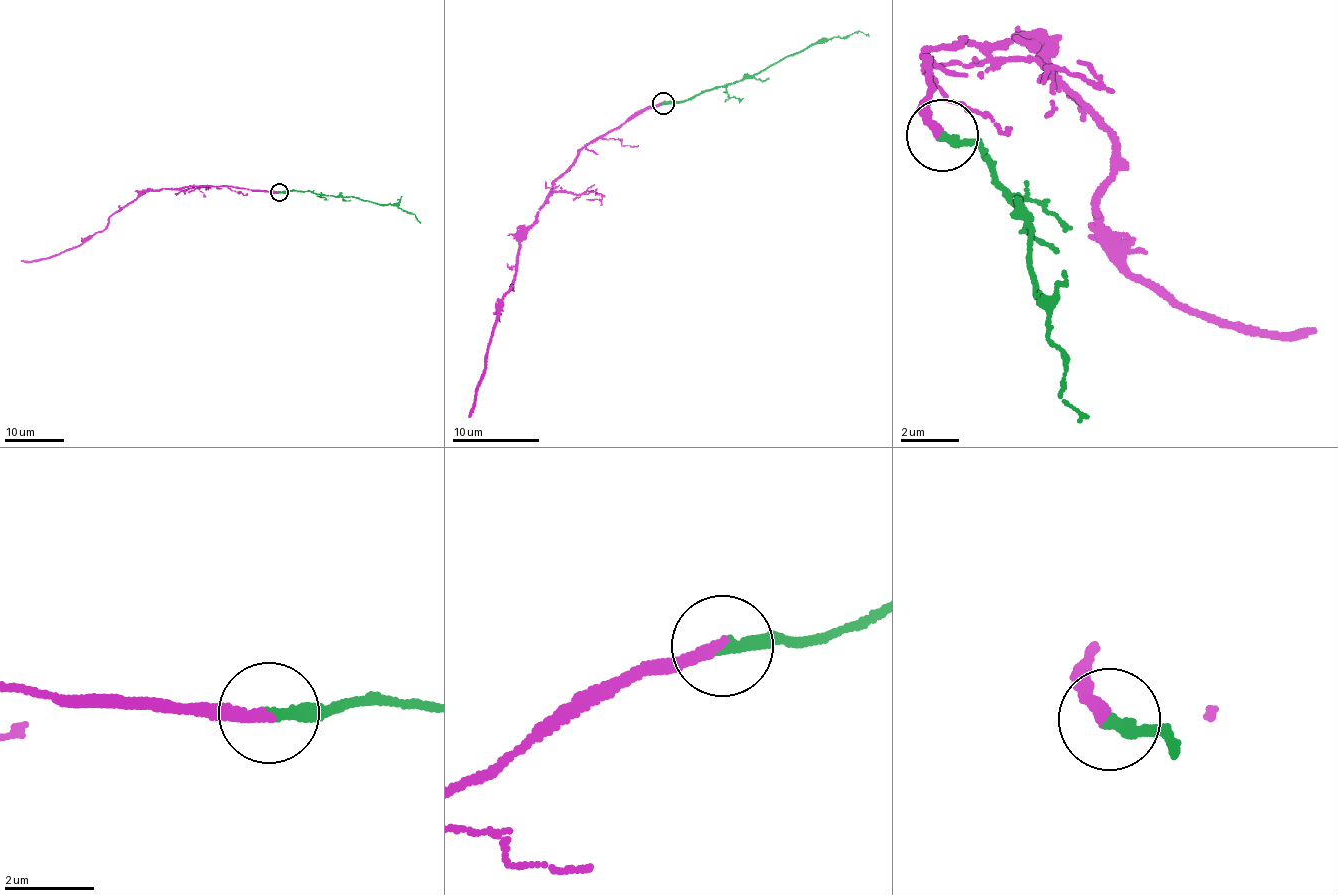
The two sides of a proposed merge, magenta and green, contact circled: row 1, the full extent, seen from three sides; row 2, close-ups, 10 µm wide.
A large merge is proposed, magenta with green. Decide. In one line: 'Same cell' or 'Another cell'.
Same cell

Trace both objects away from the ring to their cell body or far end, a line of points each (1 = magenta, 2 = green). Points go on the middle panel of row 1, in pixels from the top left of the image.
1: (664, 103), (640, 109), (587, 142), (556, 180), (525, 230), (513, 288), (496, 322), (468, 416)
2: (664, 103), (693, 99), (751, 78), (770, 66), (836, 36), (868, 33)

